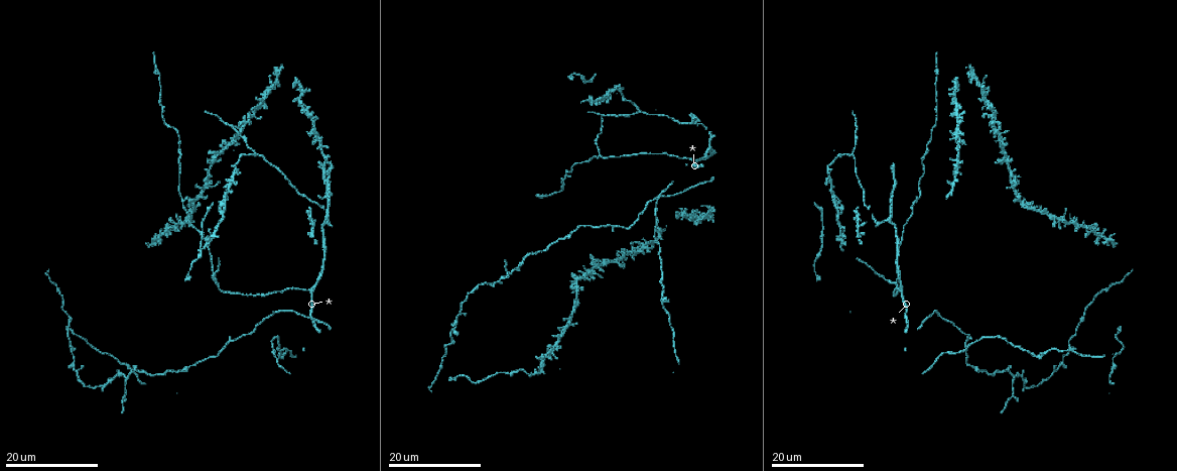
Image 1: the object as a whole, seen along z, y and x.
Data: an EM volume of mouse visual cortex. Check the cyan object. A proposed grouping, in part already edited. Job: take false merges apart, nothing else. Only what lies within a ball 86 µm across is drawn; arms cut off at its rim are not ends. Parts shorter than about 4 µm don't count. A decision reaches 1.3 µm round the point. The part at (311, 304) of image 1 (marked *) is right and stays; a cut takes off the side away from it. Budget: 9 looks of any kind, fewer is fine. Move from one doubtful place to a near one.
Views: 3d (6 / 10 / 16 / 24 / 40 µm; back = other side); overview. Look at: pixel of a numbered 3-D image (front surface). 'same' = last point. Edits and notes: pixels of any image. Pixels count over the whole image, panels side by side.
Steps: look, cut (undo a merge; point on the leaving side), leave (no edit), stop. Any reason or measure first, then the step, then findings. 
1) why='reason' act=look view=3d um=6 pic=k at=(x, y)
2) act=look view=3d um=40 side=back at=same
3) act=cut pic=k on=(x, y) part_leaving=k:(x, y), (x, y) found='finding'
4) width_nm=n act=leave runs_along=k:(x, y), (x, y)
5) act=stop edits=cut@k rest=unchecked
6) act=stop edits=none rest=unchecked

why='four arms meet' act=look view=3d um=16 pic=1 at=(838, 240)

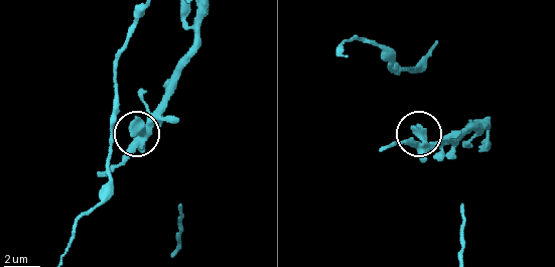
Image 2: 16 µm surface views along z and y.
act=look view=3d um=10 pic=2 at=(419, 138)

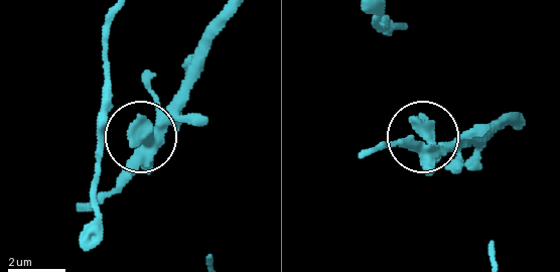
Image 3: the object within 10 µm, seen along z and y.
arms=4 act=leave runs_along=3:(512, 123), (447, 144), (428, 137), (418, 144), (385, 144) found='continuous, no second cell'

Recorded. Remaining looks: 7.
act=look view=3d um=16 pic=1 at=(310, 289)

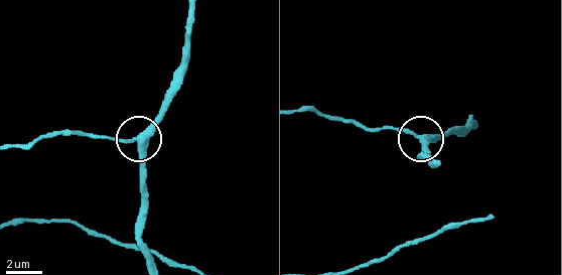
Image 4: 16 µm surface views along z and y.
why='zoom in' act=look view=3d um=10 pic=4 at=(138, 139)

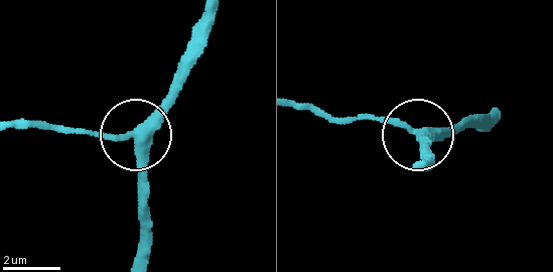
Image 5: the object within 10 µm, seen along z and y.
width_nm=330 act=leave runs_along=5:(140, 222), (137, 144), (97, 130), (48, 130) found='one cell here'

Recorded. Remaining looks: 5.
why='three-way junction' act=look view=3d um=24 pic=1 at=(600, 155)

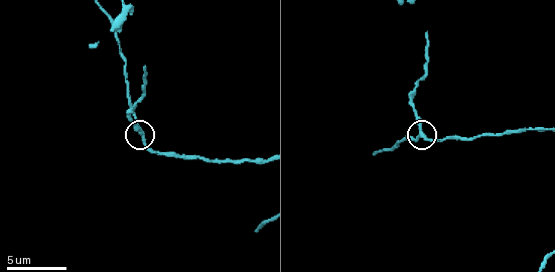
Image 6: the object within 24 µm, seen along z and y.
act=look view=3d um=6 pic=6 at=(422, 136)

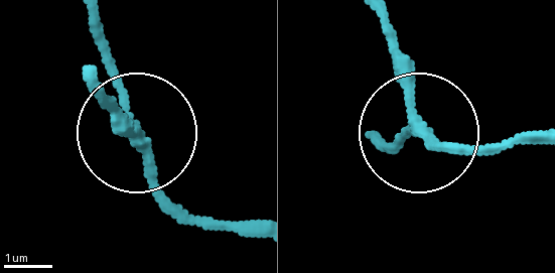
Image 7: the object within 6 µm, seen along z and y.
act=leave runs_along=7:(543, 143), (435, 143), (387, 15) found='one cell here'

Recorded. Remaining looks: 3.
why='three arms meet' act=look view=3d um=24 pic=1 at=(126, 378)

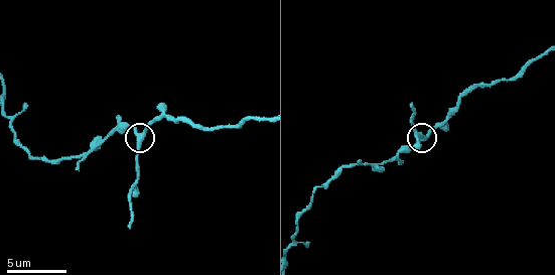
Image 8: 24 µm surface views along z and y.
act=look view=3d um=10 pic=8 at=(137, 138)

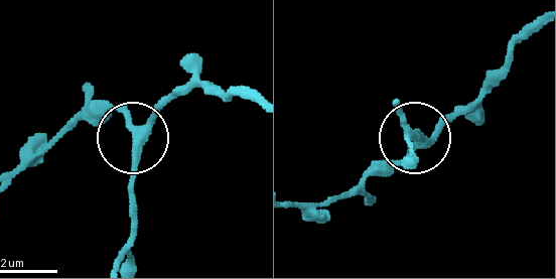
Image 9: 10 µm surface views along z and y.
width_nm=260 act=leave found='one cell here'

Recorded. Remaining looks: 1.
act=stop edits=none rest=unchecked

